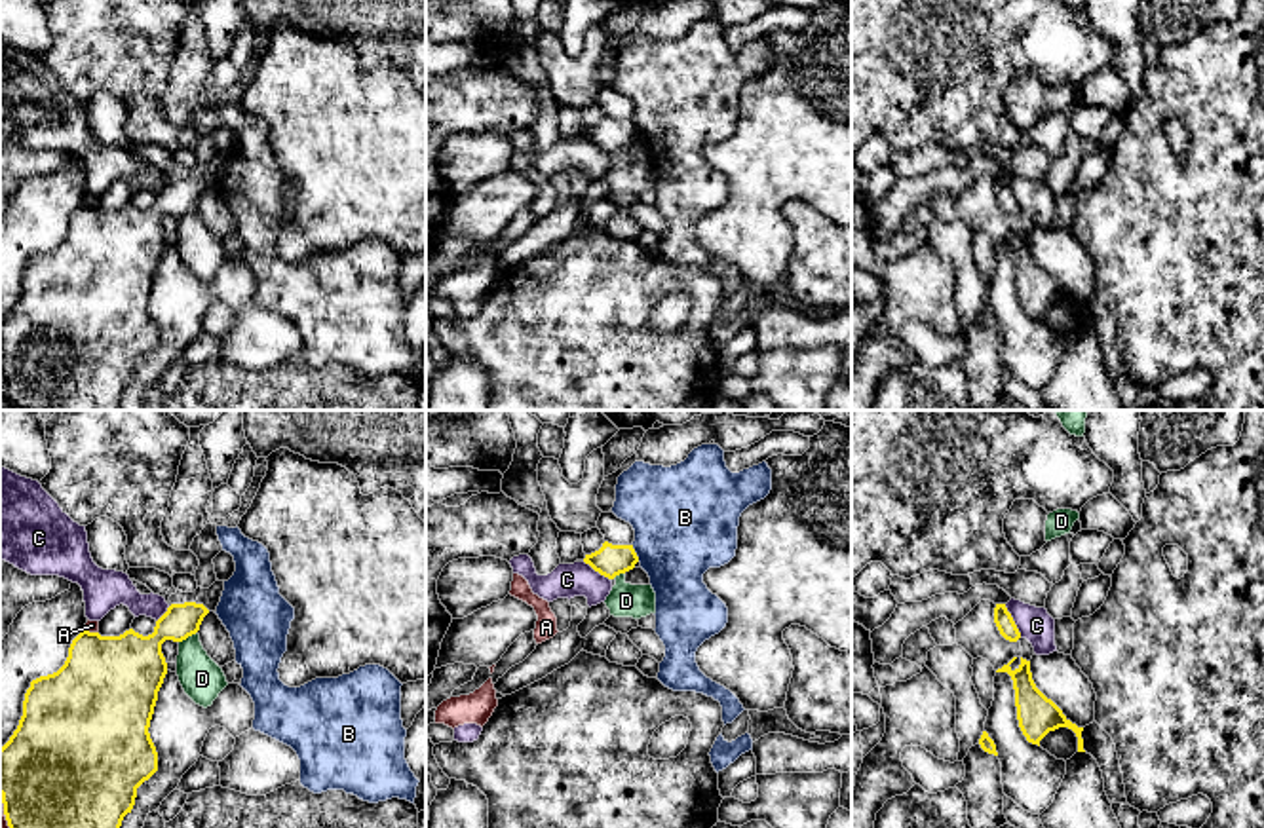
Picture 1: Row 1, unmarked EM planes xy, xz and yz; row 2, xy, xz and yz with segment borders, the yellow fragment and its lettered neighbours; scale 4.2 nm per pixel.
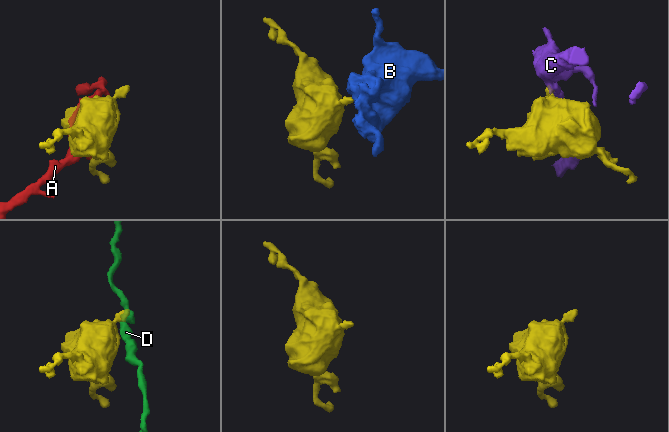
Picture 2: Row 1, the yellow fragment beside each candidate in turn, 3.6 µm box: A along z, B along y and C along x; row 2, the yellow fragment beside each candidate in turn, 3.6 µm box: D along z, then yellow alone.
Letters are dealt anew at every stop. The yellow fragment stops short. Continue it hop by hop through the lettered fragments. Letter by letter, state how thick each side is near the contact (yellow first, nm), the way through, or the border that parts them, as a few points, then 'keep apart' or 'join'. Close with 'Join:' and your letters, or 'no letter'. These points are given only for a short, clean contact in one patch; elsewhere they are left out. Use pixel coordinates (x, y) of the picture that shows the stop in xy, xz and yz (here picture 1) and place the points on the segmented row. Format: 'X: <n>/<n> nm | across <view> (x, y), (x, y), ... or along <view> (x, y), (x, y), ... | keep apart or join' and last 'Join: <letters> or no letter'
A: 460/50 nm | keep apart
B: 140/440 nm | along xz (632, 545), (639, 561) | keep apart
C: 80/150 nm | along yz (1004, 604), (1021, 637) | keep apart
D: 260/180 nm | along xy (196, 631), (179, 642) | keep apart
Join: no letter

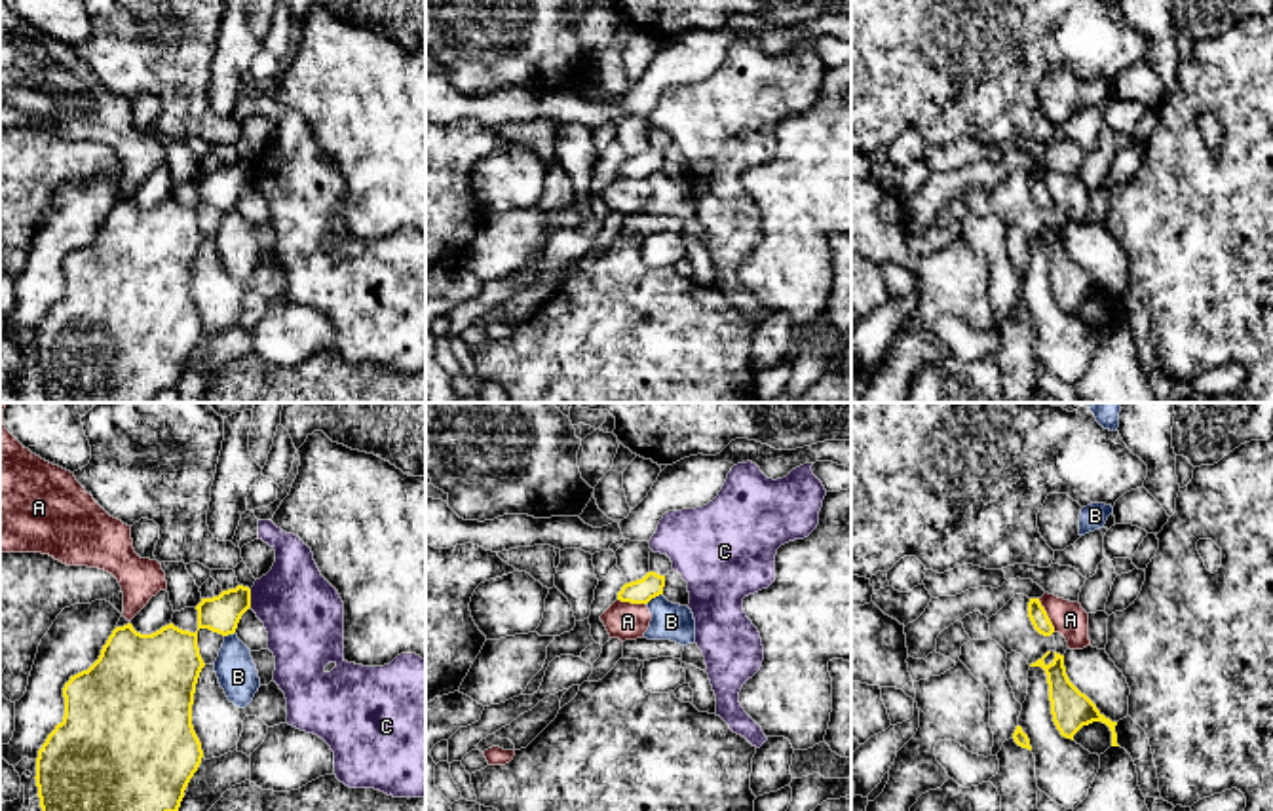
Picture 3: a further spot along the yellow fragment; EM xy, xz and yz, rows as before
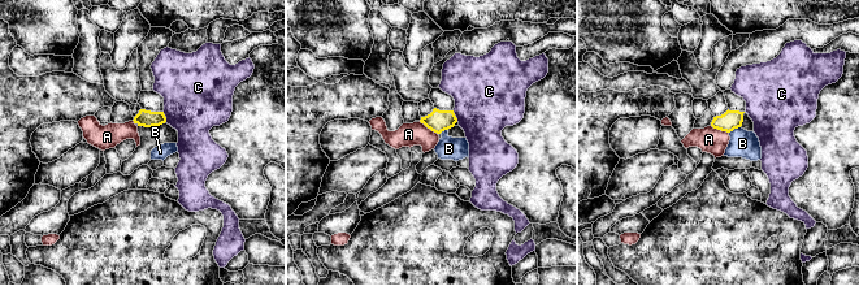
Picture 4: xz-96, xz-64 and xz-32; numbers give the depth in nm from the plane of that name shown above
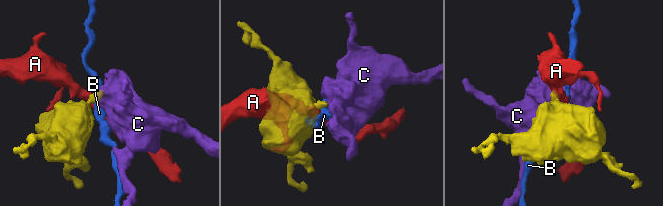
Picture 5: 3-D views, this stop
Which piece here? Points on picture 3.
A: 80/150 nm | along yz (1038, 599), (1055, 631) | keep apart
B: 110/160 nm | along xz (662, 593), (646, 604) | keep apart
C: 160/340 nm | along xy (249, 589), (251, 606) | keep apart
Join: no letter

